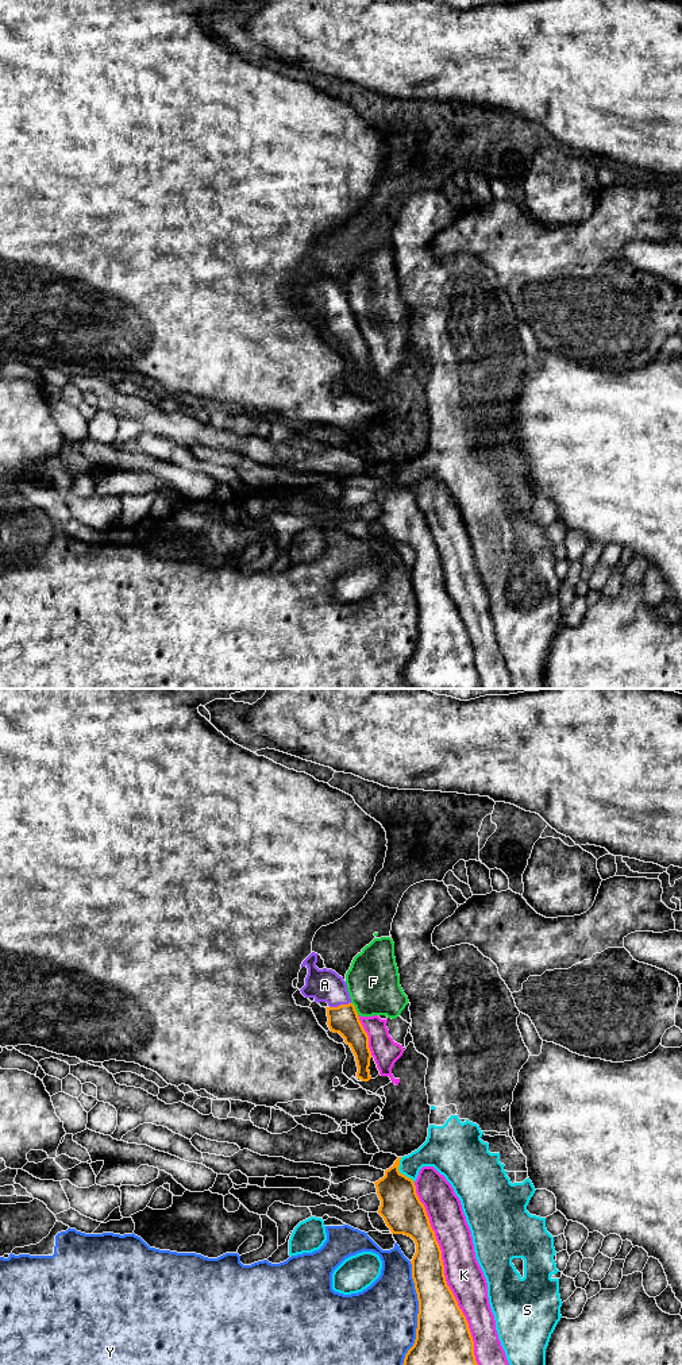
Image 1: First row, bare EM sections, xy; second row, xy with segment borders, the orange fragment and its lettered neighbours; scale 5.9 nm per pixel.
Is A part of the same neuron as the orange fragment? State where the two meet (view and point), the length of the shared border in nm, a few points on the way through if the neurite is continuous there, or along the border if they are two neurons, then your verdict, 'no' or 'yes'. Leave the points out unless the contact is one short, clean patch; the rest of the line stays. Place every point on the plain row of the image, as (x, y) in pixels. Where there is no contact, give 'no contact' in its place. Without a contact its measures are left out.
contact xy (340, 313); length 130 nm; way xy (343, 328), (340, 313), (338, 307), (324, 293); yes

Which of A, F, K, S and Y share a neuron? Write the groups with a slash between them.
A / F K / S / Y

